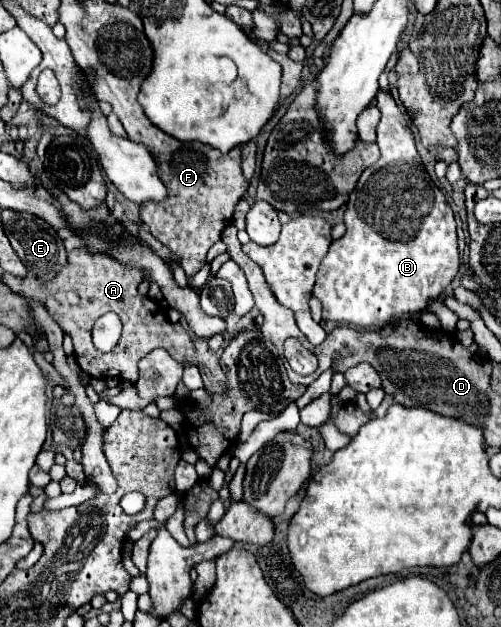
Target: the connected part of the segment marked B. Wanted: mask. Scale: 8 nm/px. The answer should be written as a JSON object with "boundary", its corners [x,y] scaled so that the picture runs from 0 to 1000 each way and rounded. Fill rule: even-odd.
{"boundary":[[[760,142],[752,148],[752,171],[760,177],[760,193],[752,203],[752,231],[760,238],[760,250],[749,263],[721,276],[689,333],[693,372],[677,384],[661,388],[657,404],[641,416],[625,458],[625,474],[645,480],[645,509],[717,522],[764,522],[784,506],[836,502],[848,496],[856,477],[876,477],[884,470],[916,432],[904,337],[876,298],[852,279],[828,238],[824,212],[812,203],[812,190],[800,183],[776,145]]]}

